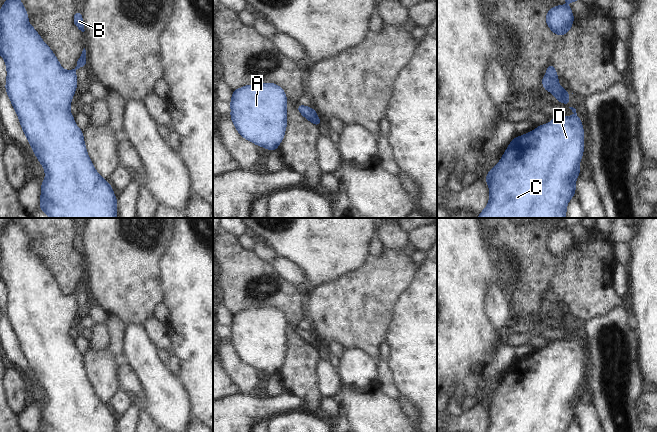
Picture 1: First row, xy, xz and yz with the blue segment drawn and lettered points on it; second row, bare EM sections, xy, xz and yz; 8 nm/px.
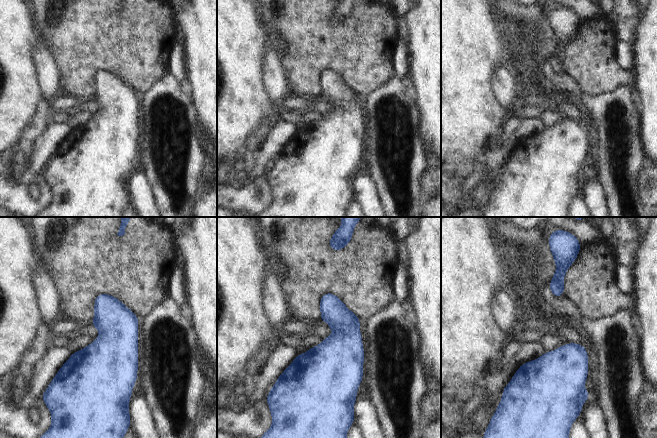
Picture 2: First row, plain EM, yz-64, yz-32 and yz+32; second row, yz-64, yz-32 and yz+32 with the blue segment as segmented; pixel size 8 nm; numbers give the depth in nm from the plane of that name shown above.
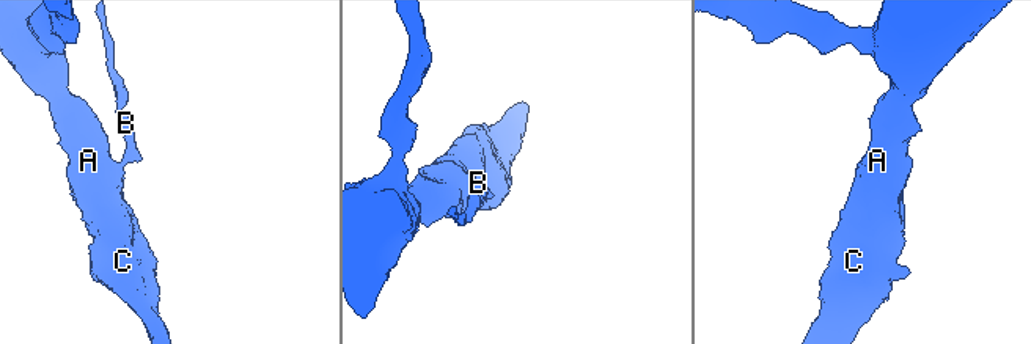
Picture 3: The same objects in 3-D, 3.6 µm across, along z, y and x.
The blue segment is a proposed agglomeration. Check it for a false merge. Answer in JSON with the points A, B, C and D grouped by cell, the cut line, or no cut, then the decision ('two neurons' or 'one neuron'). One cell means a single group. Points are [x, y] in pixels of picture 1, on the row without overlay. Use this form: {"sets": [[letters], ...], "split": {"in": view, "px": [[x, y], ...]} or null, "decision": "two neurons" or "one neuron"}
{"sets": [["A", "B", "C", "D"]], "split": null, "decision": "one neuron"}

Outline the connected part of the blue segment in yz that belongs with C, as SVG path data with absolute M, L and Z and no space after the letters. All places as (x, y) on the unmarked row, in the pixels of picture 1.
M553 287L542 301L544 314L553 317L558 326L567 329L574 341L555 340L547 349L514 362L503 381L485 404L490 414L486 432L566 432L575 419L575 405L580 399L578 387L584 376L584 354L576 333L569 330L569 318L558 307Z

